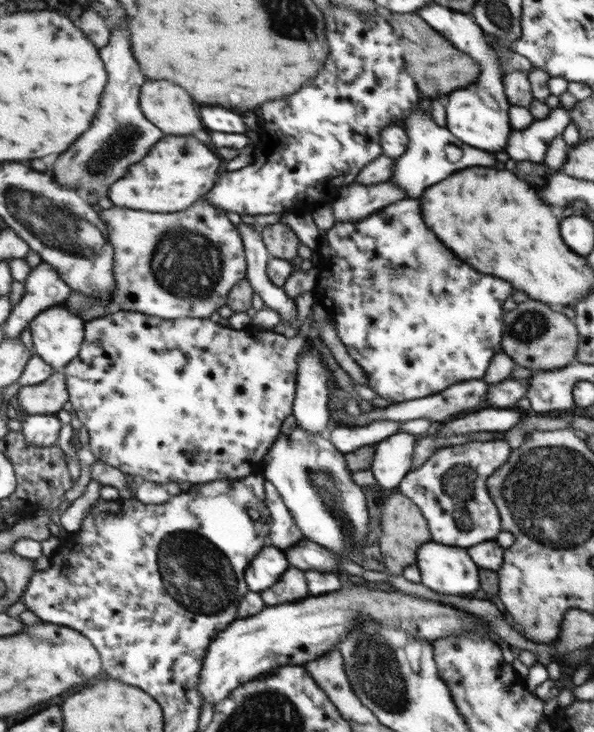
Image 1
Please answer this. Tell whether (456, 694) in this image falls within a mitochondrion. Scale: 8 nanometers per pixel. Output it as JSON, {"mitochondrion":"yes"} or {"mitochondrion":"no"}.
{"mitochondrion":"no"}

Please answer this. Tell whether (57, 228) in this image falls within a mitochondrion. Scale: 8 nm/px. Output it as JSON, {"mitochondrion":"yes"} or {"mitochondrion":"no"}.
{"mitochondrion":"yes"}

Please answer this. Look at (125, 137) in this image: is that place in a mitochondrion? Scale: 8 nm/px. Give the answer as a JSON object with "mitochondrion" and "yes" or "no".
{"mitochondrion":"yes"}

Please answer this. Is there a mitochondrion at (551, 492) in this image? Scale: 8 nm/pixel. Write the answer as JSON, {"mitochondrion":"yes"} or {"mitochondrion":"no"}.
{"mitochondrion":"yes"}

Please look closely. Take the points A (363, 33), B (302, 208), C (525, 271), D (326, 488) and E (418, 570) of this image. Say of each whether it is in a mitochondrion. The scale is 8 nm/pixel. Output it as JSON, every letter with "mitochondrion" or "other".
{"A":"other","B":"other","C":"other","D":"mitochondrion","E":"other"}

